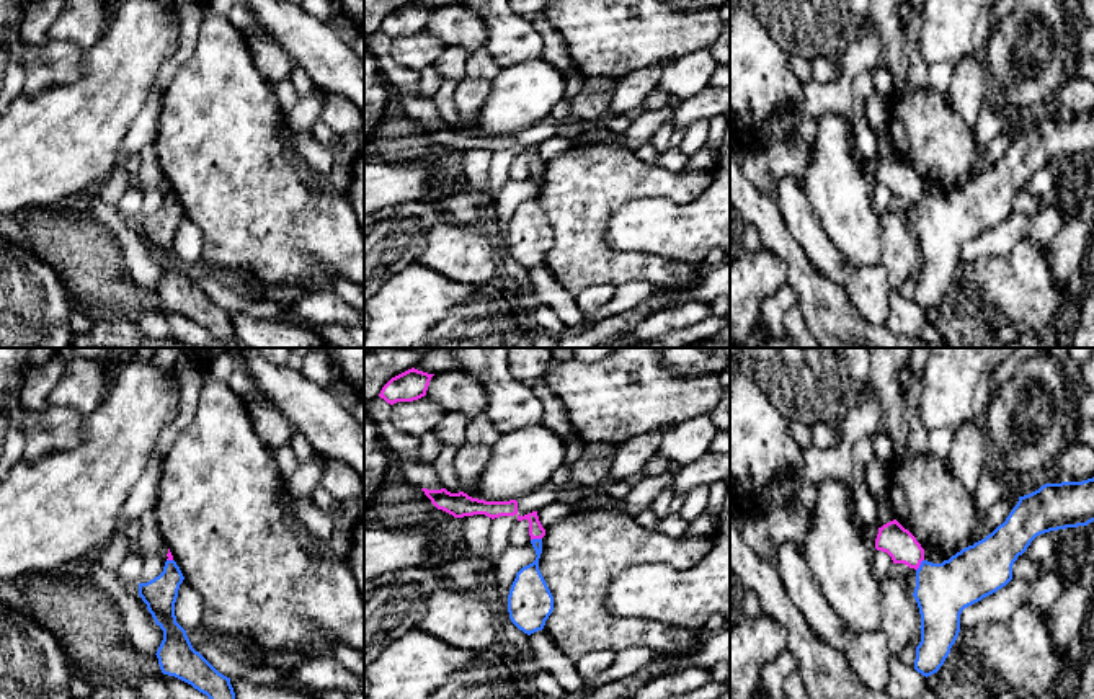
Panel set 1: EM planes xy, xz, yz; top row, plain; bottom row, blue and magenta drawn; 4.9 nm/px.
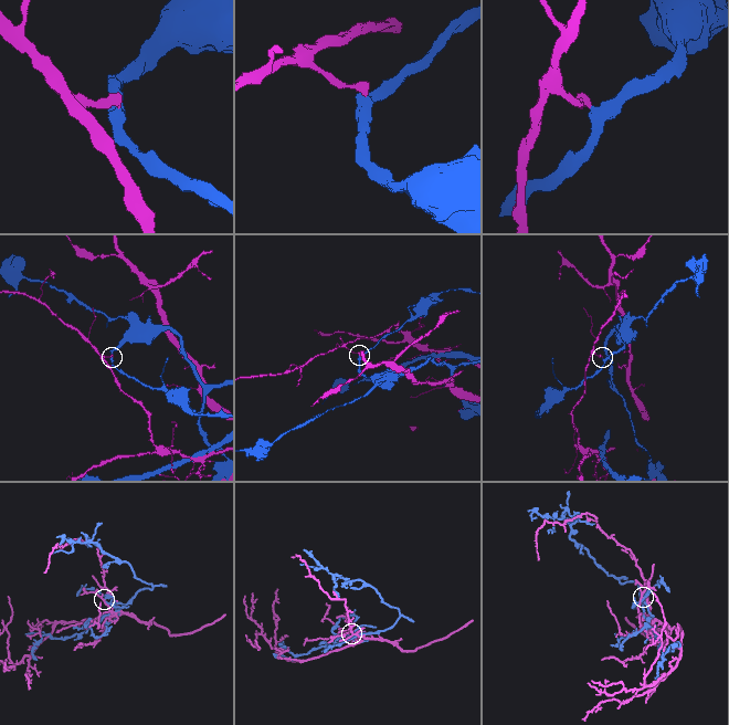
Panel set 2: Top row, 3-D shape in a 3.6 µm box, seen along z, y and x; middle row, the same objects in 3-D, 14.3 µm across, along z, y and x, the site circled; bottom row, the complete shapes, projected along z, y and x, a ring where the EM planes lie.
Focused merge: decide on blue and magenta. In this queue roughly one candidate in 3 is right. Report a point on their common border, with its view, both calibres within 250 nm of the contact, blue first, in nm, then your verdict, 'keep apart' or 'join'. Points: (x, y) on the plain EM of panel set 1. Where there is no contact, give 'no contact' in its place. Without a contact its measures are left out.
meets blue in xz at (536, 173); 170 nm thick on the blue side, 80 nm on the other; keep apart

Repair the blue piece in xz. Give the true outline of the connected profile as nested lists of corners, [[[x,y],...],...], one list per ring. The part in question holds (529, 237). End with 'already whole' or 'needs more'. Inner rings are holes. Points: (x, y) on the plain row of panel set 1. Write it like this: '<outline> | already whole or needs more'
[[[532,173],[531,178],[537,191],[516,207],[508,229],[509,253],[527,269],[542,265],[554,245],[554,230],[539,204],[542,173]]] | already whole

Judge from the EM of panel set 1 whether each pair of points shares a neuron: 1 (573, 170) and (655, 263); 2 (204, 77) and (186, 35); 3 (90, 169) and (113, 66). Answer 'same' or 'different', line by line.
1: same
2: different
3: same

